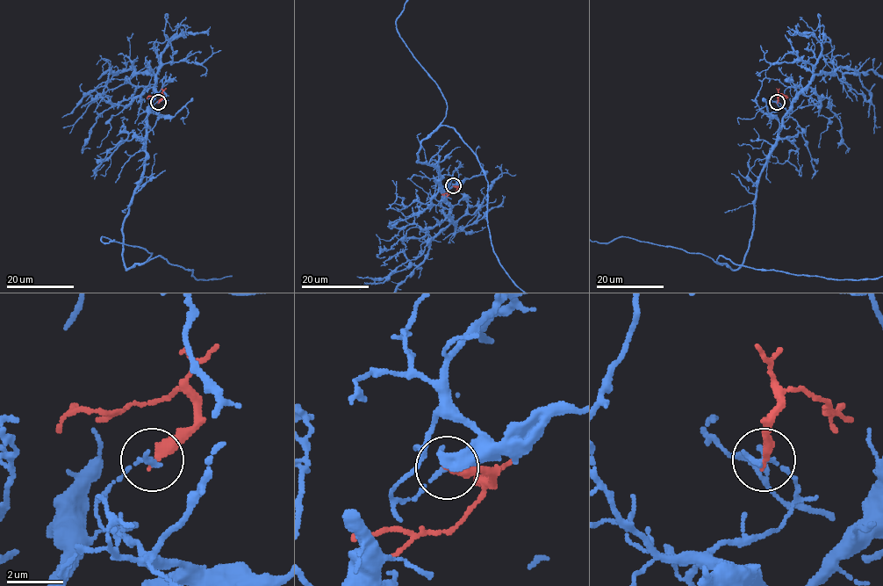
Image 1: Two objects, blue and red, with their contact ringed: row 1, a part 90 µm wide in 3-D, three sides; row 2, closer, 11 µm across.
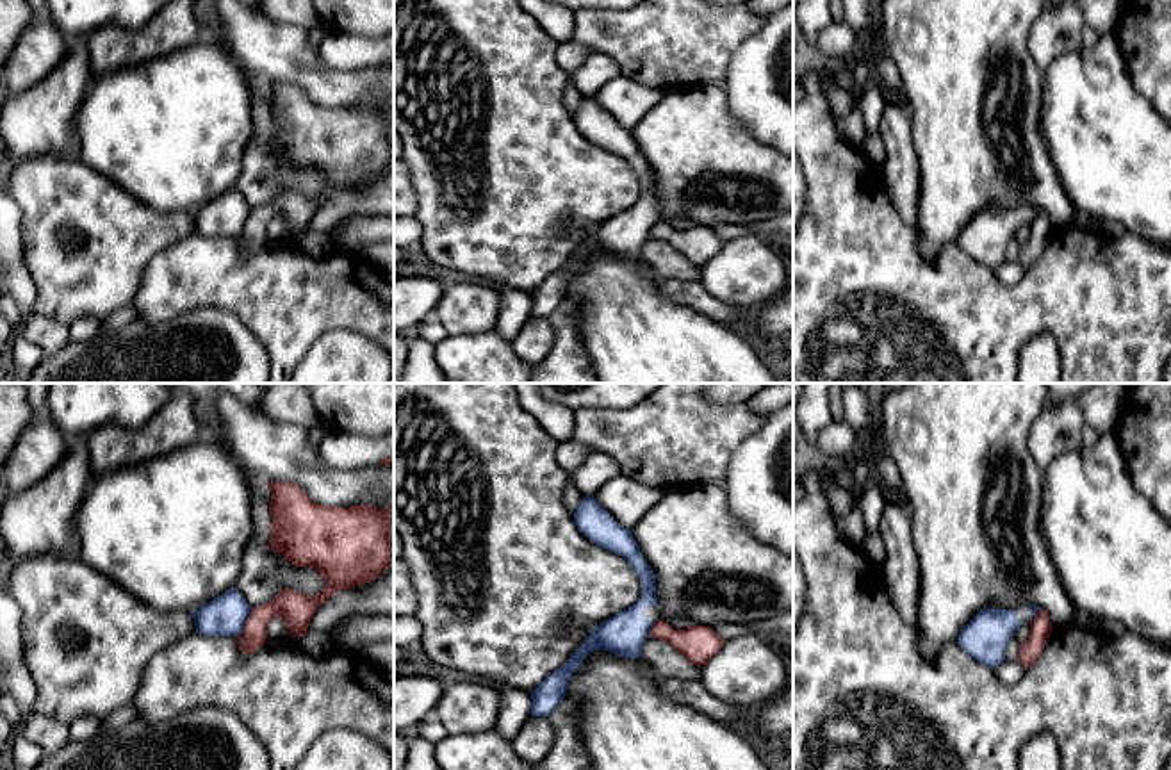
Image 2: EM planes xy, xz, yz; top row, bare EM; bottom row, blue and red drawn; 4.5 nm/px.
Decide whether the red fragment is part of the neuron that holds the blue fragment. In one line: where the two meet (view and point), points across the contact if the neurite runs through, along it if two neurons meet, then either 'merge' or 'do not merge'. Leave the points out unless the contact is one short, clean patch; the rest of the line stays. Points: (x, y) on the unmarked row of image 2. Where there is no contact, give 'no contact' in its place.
xy (245, 223) | along xy (252, 209), (237, 237) | do not merge

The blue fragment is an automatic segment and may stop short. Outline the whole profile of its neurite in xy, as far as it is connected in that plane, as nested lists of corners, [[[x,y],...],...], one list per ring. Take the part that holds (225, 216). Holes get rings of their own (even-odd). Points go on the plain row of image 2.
[[[233,187],[192,212],[196,233],[207,237],[239,237],[251,214],[251,207]]]

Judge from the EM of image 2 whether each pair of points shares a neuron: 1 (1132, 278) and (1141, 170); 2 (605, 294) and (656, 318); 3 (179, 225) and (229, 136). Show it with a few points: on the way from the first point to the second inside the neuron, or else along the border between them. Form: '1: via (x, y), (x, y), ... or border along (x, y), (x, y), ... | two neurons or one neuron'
1: border along (1125, 229), (1152, 245) | two neurons
2: via (617, 303), (631, 318), (644, 318) | one neuron
3: border along (145, 204), (161, 211), (188, 211), (191, 214) | two neurons

